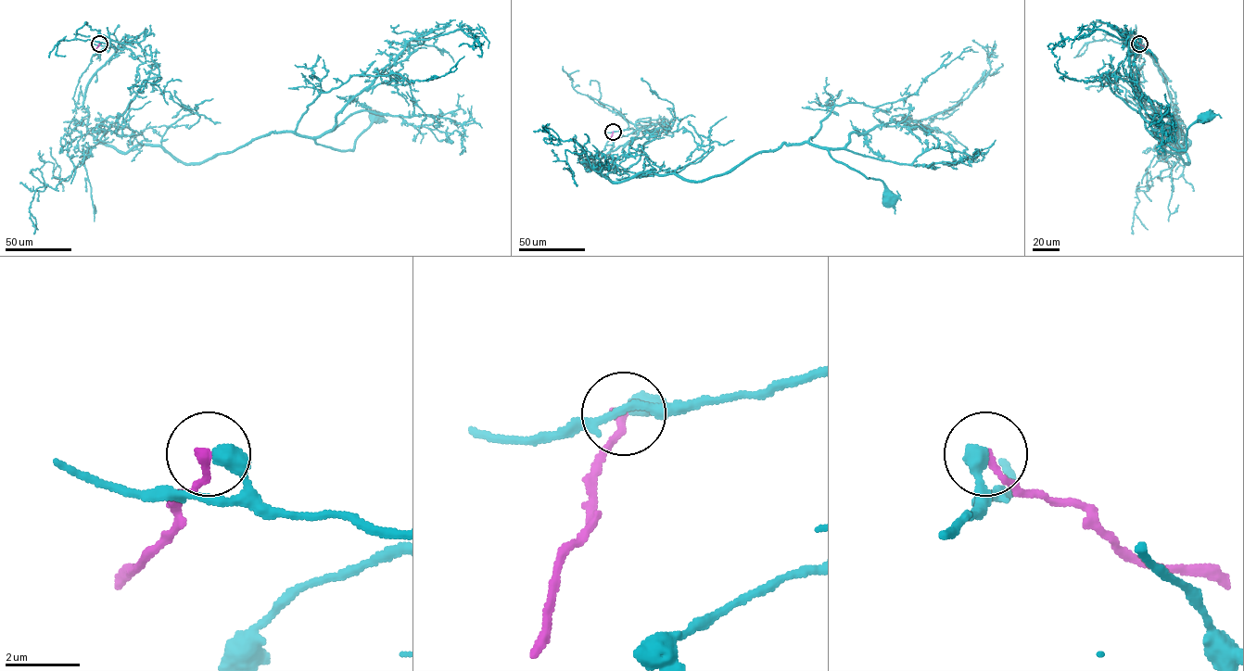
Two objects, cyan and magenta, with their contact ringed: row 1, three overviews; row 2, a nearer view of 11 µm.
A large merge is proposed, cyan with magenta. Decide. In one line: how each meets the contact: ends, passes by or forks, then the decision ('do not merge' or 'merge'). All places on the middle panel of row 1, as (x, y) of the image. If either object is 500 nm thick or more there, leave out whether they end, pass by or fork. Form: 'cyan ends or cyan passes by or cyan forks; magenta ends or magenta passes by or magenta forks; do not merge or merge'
cyan ends; magenta ends; do not merge

